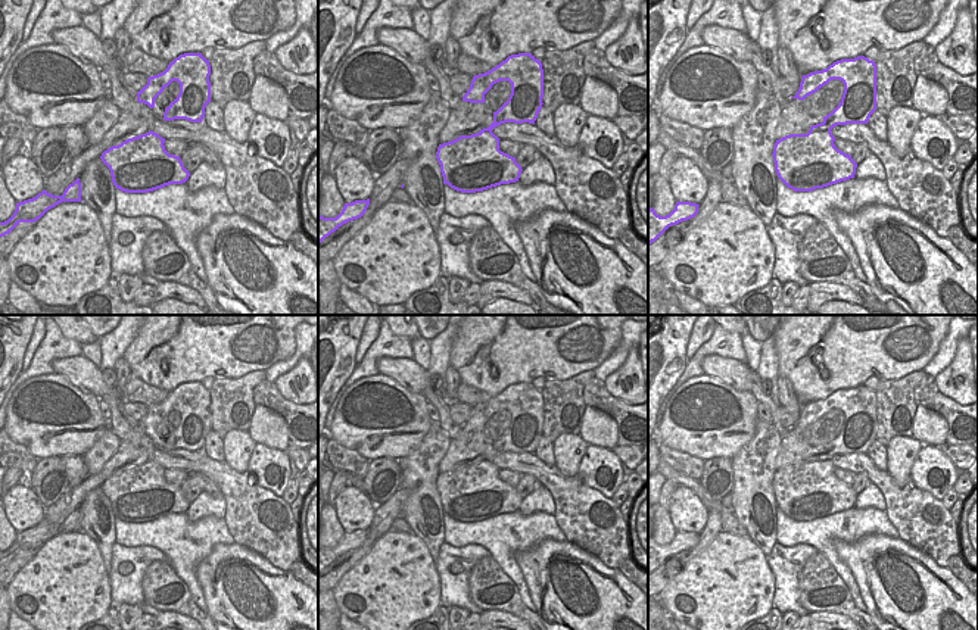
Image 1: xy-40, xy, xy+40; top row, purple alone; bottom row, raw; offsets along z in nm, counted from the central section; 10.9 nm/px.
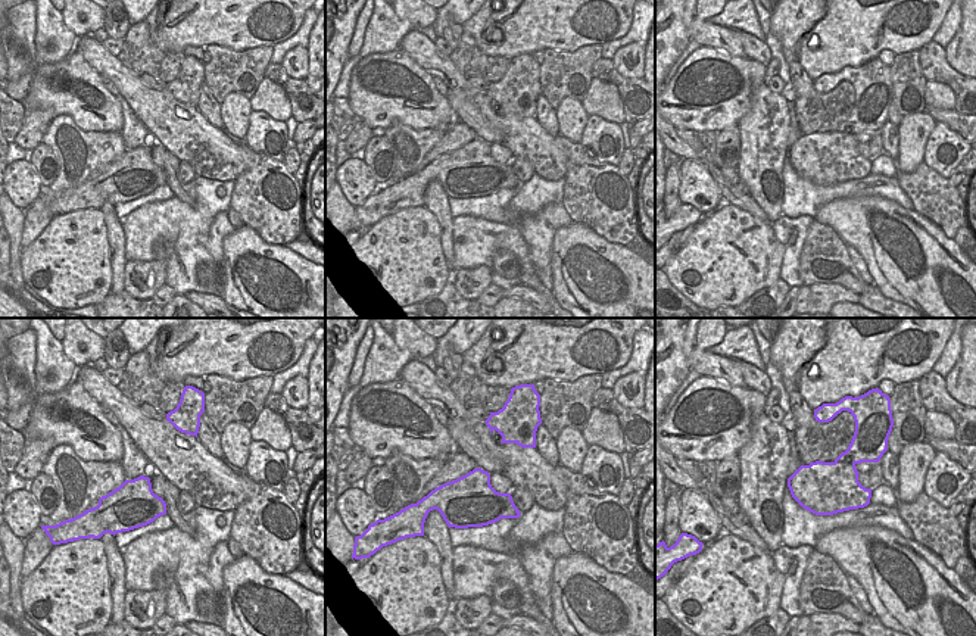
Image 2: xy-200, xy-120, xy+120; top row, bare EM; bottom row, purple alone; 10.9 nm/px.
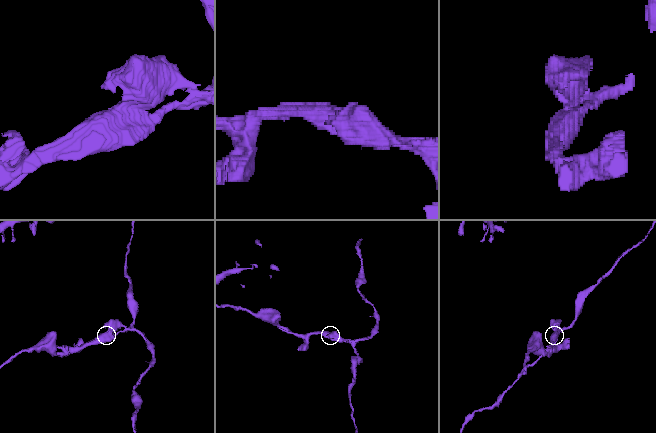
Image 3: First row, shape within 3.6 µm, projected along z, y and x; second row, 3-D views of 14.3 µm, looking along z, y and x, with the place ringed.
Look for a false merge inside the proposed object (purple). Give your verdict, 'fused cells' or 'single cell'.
fused cells

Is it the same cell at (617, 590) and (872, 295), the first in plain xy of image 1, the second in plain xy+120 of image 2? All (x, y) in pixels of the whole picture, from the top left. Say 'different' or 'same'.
different

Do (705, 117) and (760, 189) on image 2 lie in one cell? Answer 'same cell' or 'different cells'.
different cells

